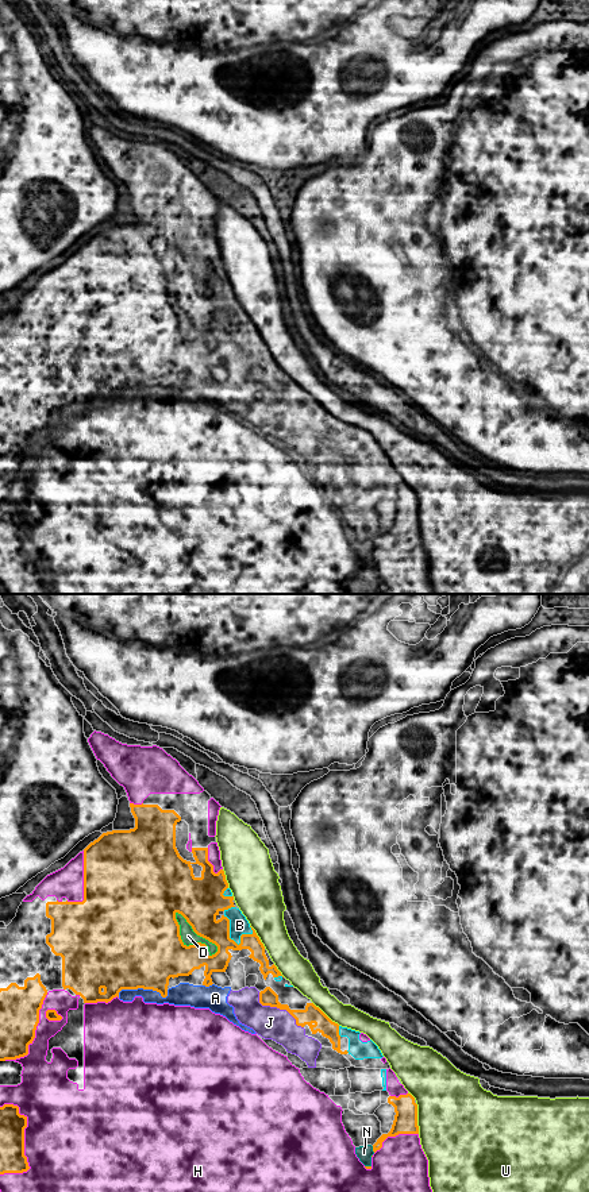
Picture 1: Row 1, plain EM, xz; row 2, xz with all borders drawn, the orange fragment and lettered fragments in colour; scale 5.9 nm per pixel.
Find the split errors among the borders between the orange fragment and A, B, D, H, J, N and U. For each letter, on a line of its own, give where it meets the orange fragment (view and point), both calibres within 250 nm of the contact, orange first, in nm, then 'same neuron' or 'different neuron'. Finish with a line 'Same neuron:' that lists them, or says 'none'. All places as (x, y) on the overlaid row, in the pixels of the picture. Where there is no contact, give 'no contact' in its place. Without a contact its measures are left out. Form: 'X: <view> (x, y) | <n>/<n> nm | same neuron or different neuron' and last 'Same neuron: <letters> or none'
A: xz (143, 988) | 500/140 nm | same neuron
B: xz (233, 940) | 190/110 nm | same neuron
D: xz (199, 934) | 280/90 nm | same neuron
H: xz (23, 1134) | 160/480 nm | same neuron
J: xz (278, 1007) | 110/190 nm | same neuron
N: xz (373, 1149) | 140/90 nm | same neuron
U: xz (416, 1118) | 140/480 nm | different neuron
Same neuron: A, B, D, H, J, N

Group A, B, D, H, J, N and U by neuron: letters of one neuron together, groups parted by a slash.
A B D H J N / U

